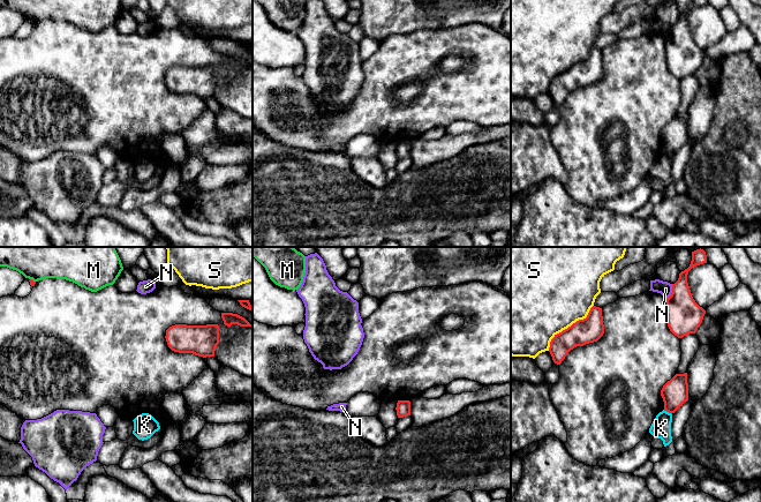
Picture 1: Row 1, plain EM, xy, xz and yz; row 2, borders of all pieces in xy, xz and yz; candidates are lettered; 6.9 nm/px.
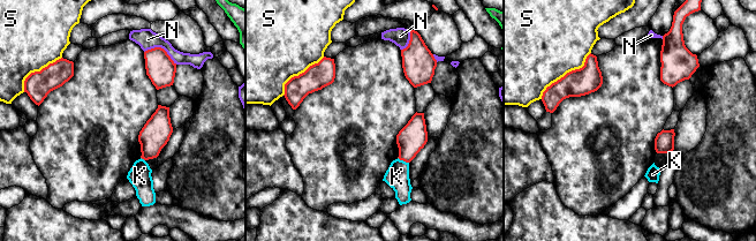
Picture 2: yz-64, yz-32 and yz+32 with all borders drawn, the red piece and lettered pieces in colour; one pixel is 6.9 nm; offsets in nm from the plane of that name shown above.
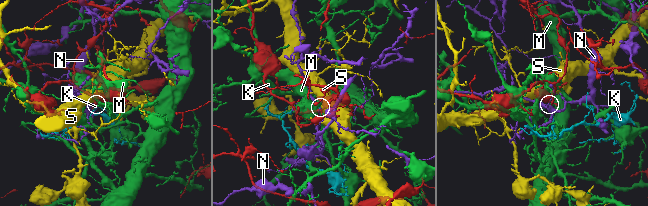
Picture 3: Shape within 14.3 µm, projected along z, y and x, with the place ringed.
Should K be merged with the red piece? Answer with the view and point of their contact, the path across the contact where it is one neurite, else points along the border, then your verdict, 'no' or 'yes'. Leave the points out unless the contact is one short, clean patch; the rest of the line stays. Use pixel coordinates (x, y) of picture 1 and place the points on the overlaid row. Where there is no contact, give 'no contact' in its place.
meets red in yz at (668, 411); border along yz (663, 410), (671, 414); no

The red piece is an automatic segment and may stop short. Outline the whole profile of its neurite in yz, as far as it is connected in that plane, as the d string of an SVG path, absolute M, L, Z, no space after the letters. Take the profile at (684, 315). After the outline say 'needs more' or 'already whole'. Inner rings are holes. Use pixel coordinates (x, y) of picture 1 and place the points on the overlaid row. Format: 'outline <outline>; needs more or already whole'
outline M701 248L692 252L690 267L679 274L678 280L672 284L672 293L666 299L668 327L678 338L695 334L706 314L693 299L687 283L688 271L703 263L707 263L706 252Z; already whole

